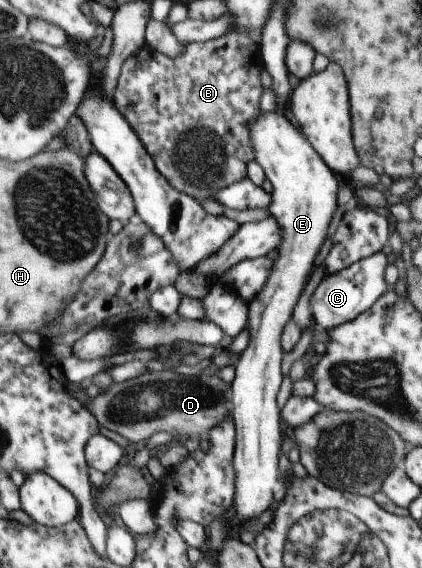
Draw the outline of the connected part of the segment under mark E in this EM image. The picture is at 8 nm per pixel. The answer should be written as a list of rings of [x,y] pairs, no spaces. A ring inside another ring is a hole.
[[[280,112],[262,113],[249,125],[249,137],[255,151],[255,161],[260,165],[264,177],[270,182],[271,201],[268,212],[282,230],[282,244],[278,246],[276,266],[272,266],[272,282],[264,286],[264,294],[260,298],[254,298],[248,304],[248,346],[238,356],[236,362],[236,376],[230,388],[230,414],[235,425],[235,450],[232,464],[236,474],[236,486],[234,494],[234,506],[236,521],[247,522],[257,520],[260,512],[266,510],[266,506],[272,502],[272,488],[278,480],[278,468],[276,468],[276,456],[280,450],[280,424],[278,424],[278,406],[276,406],[276,392],[280,386],[280,334],[288,318],[292,316],[292,308],[308,280],[312,262],[316,258],[316,252],[320,244],[326,238],[326,228],[334,216],[336,208],[336,180],[334,174],[326,168],[327,163],[320,160],[320,156],[310,148],[310,144],[300,136],[300,132],[280,116]]]

